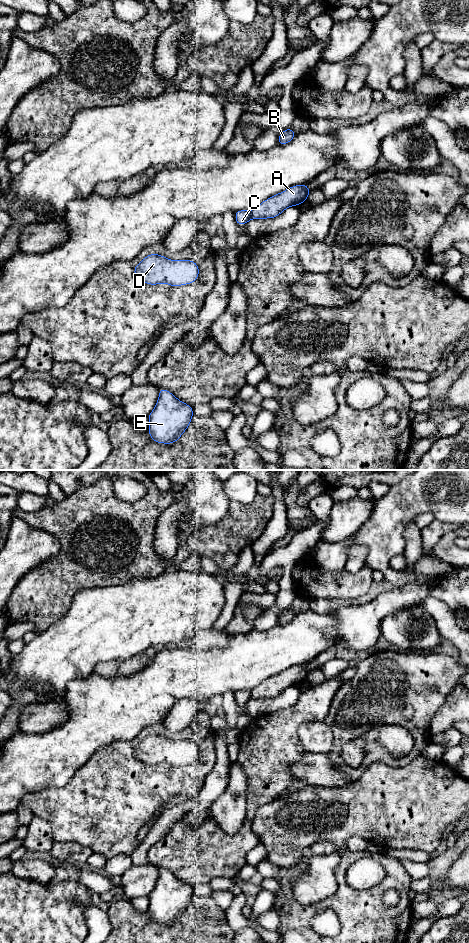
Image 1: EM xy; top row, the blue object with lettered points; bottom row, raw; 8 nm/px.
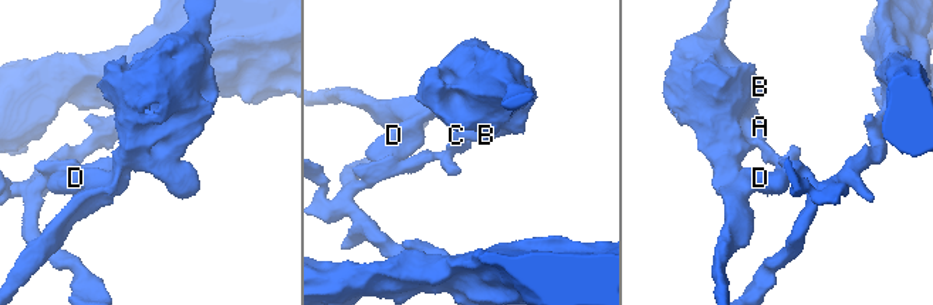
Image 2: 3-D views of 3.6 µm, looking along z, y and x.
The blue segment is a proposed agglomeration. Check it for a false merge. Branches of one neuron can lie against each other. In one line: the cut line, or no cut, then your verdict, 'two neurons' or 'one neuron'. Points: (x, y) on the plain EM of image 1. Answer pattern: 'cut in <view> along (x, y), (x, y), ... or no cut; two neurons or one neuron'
cut in xy along (249, 691), (252, 698); two neurons

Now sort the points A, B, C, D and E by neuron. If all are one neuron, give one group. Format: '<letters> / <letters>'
A B D / C E

